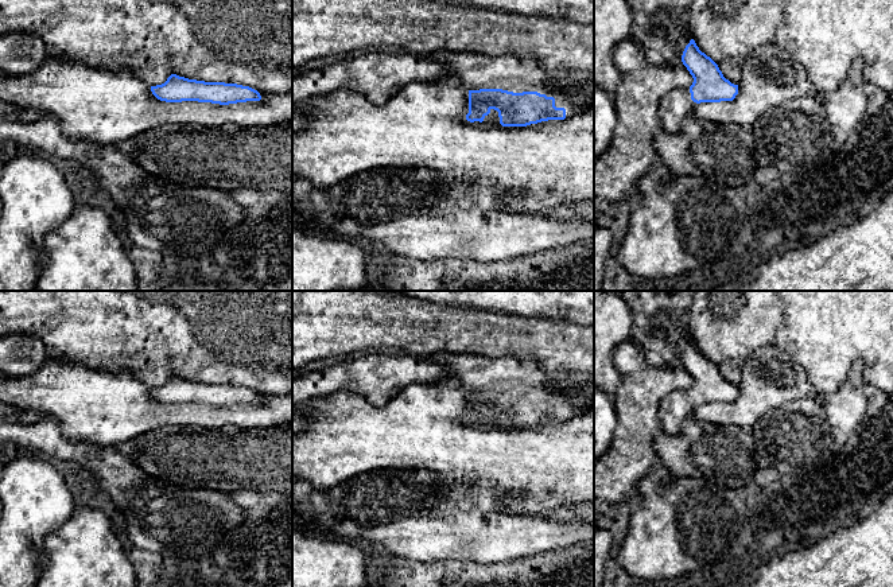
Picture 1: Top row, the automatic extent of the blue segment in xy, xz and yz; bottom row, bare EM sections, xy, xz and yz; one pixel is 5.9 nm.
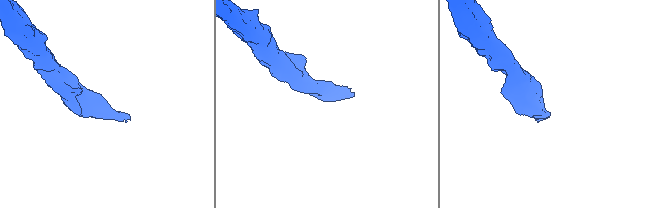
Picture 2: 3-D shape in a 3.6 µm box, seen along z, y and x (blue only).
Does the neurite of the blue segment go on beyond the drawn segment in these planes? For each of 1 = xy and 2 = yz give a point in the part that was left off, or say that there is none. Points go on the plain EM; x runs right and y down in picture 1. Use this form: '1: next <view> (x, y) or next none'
1: next none
2: next yz (676, 407)

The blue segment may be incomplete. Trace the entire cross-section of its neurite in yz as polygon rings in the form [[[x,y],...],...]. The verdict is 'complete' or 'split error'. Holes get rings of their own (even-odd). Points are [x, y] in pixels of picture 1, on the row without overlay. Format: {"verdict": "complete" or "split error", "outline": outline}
{"verdict": "split error", "outline": [[[694,341],[686,347],[682,364],[694,380],[692,386],[668,393],[659,405],[661,431],[669,435],[680,432],[698,405],[733,403],[738,396],[738,386],[723,378],[718,366],[699,351]]]}

